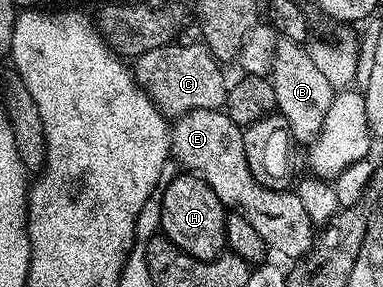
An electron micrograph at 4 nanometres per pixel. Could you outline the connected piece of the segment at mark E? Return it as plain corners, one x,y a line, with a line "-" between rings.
198,109
180,115
174,120
171,127
171,152
172,158
177,159
179,166
186,172
194,173
209,183
214,194
221,199
226,208
240,212
245,219
248,219
257,230
257,235
265,240
267,247
275,252
289,258
289,261
296,261
303,257
314,244
315,226
310,221
301,199
291,189
266,188
256,182
253,173
249,171
248,160
245,158
245,145
242,126
233,123
227,113
218,109

